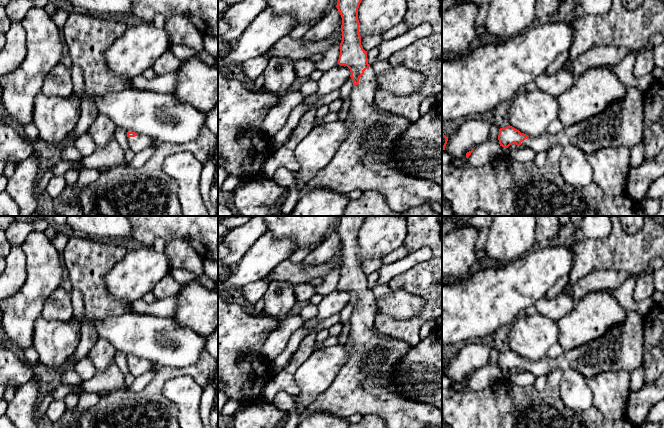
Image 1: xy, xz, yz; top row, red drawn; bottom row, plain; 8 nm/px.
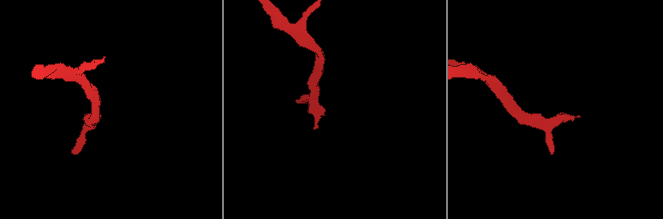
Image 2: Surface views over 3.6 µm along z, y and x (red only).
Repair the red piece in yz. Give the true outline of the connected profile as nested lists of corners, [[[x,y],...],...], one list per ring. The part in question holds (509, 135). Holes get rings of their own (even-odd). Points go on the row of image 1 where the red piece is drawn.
[[[627,87],[623,99],[612,103],[597,116],[564,126],[557,134],[545,132],[528,136],[509,125],[499,129],[498,140],[504,148],[516,144],[535,152],[547,152],[552,146],[573,145],[589,156],[604,148],[632,149],[643,139],[644,119],[642,91]]]

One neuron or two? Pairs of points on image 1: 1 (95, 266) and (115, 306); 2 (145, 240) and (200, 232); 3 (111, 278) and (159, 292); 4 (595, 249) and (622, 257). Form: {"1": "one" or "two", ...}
{"1": "one", "2": "one", "3": "two", "4": "one"}

